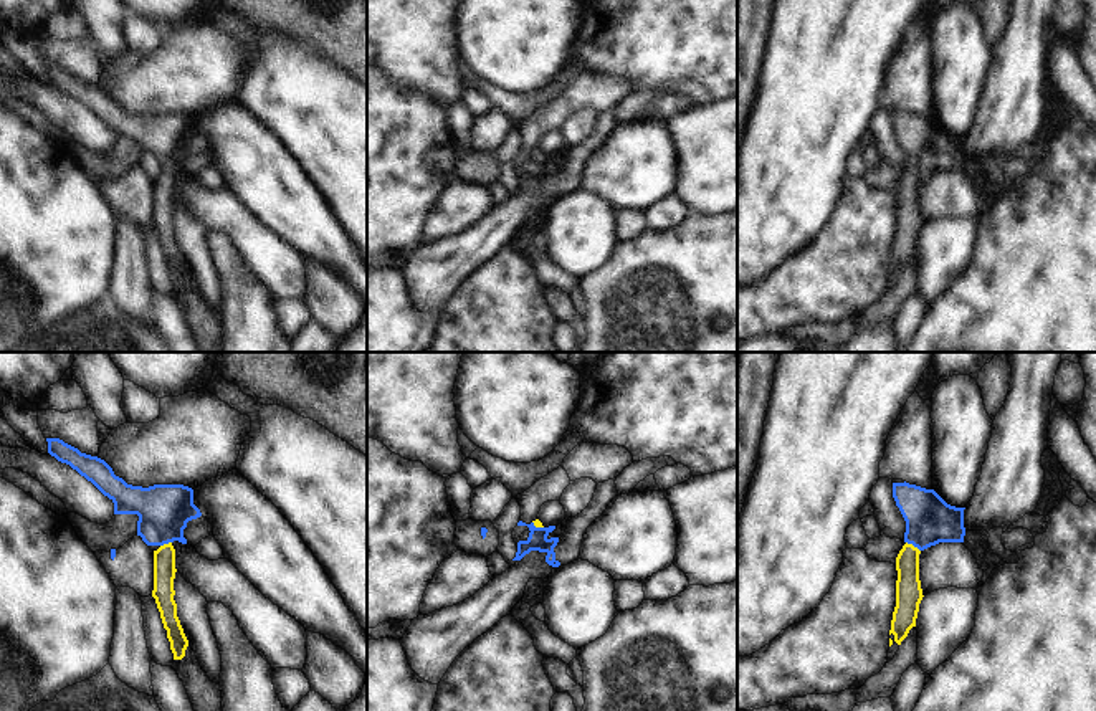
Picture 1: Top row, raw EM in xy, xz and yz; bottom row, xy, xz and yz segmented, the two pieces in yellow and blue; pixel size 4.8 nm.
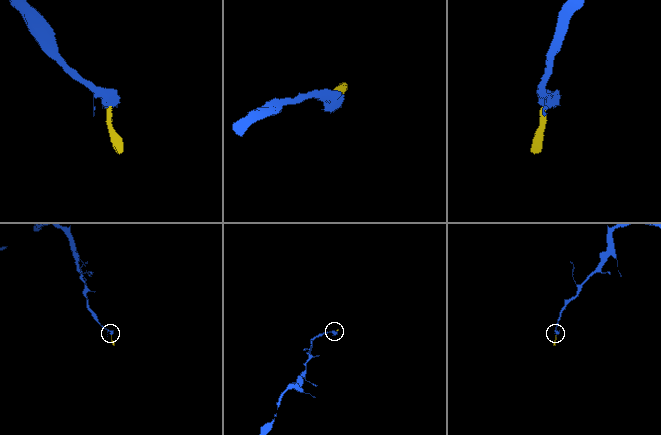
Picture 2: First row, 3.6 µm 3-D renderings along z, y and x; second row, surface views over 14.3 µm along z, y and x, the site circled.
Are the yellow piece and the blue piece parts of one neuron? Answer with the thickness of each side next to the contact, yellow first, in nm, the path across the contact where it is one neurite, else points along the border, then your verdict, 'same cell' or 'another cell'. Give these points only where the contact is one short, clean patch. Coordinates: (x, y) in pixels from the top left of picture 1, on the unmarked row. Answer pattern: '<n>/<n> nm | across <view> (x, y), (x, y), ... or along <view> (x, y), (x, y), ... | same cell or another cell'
130/240 nm | across yz (908, 215), (911, 174), (929, 149) | same cell

